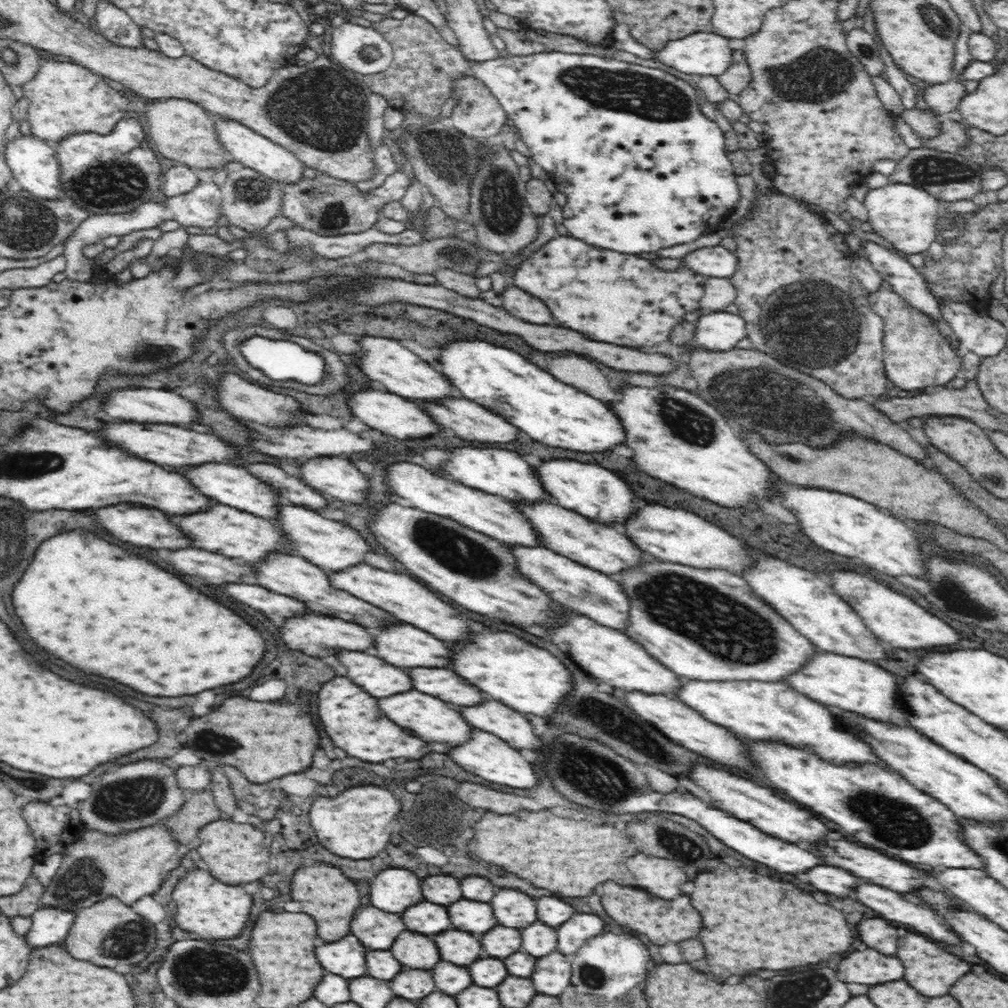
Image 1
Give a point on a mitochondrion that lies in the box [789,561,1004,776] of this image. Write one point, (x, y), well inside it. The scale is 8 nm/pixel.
(951, 590)

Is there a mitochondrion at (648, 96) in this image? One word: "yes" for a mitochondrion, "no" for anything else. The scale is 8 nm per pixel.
yes

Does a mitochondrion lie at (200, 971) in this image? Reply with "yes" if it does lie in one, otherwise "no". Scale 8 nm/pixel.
yes

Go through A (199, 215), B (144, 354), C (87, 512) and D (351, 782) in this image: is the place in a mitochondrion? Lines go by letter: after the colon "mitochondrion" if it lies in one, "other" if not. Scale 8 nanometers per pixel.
A: other
B: mitochondrion
C: other
D: other

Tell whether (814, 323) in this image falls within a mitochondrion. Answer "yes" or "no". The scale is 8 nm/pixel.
yes

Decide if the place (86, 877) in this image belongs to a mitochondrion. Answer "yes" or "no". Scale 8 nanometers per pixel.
yes

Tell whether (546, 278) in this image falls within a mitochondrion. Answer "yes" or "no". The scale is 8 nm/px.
no

